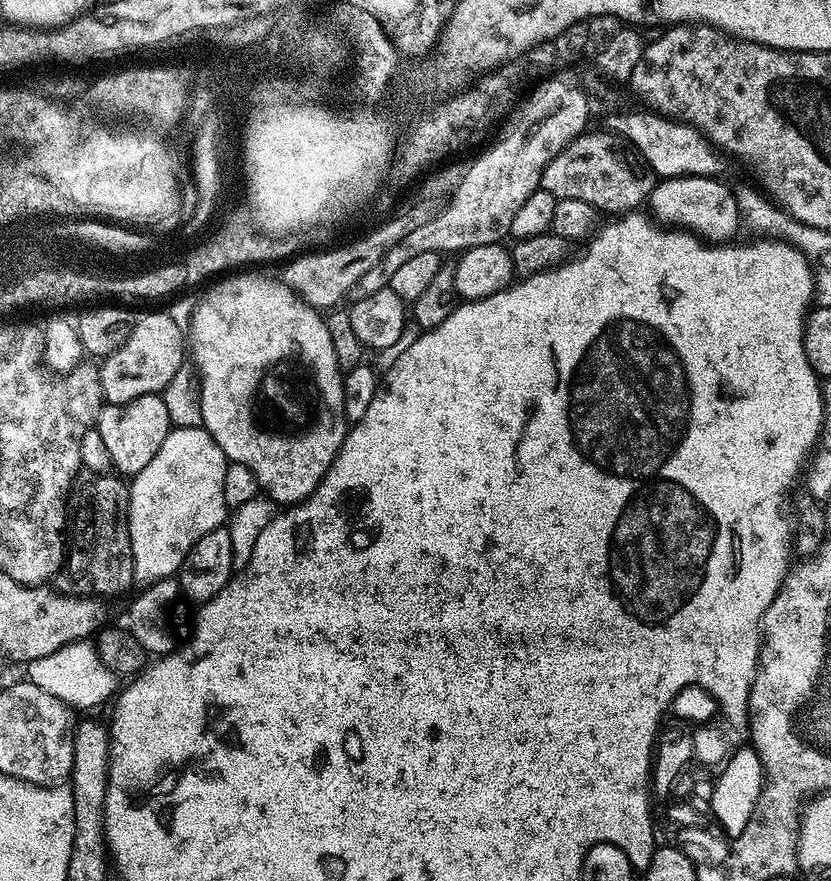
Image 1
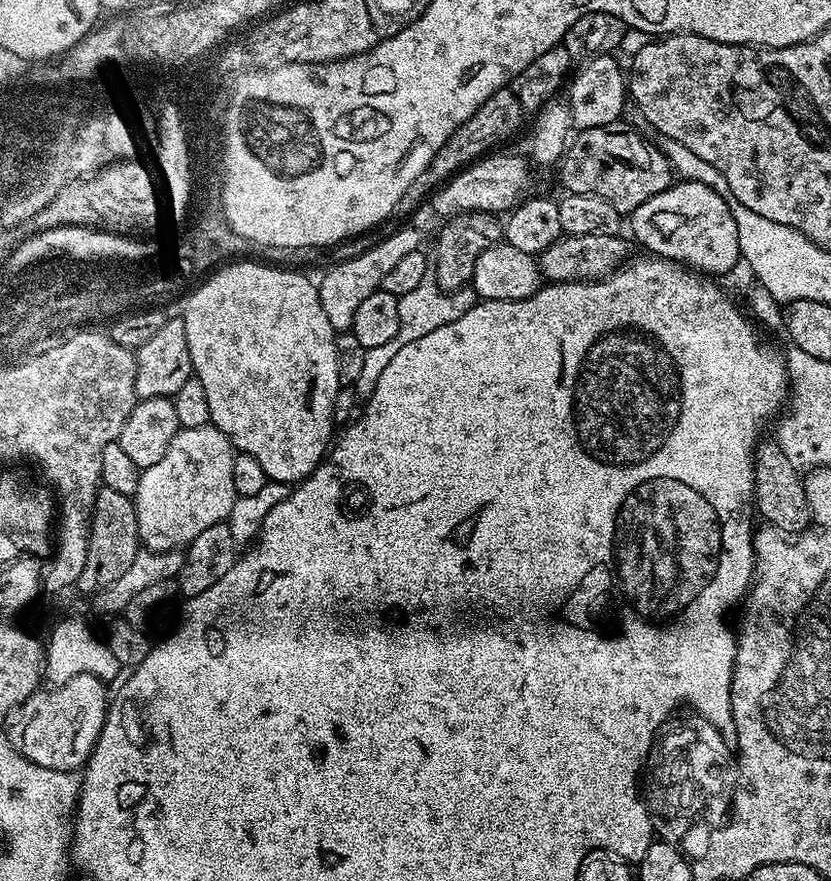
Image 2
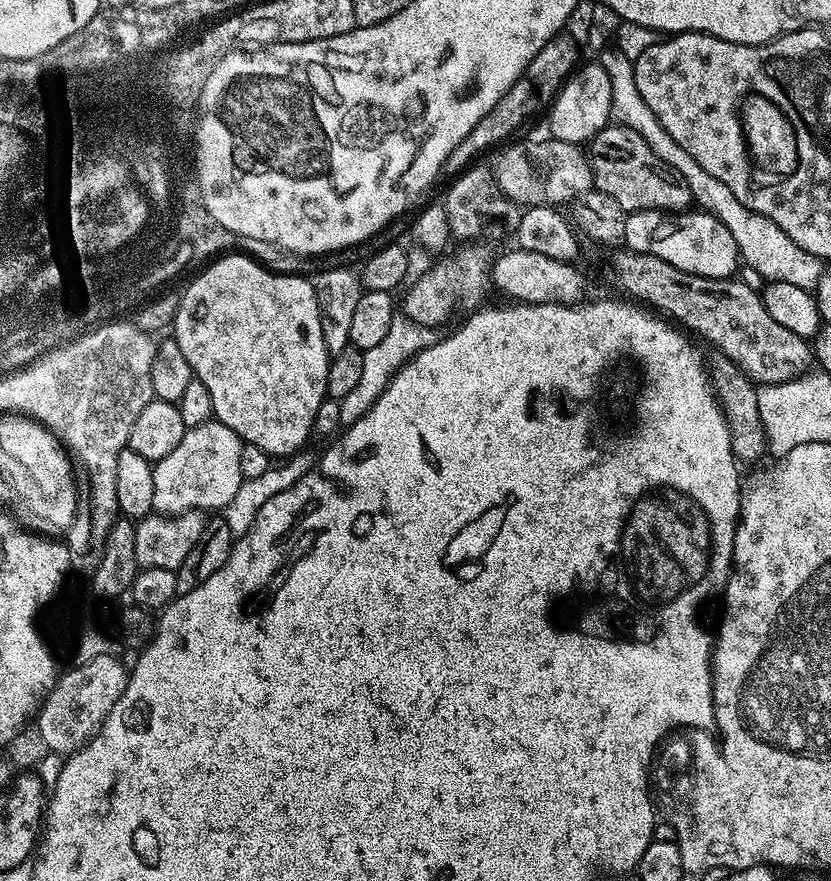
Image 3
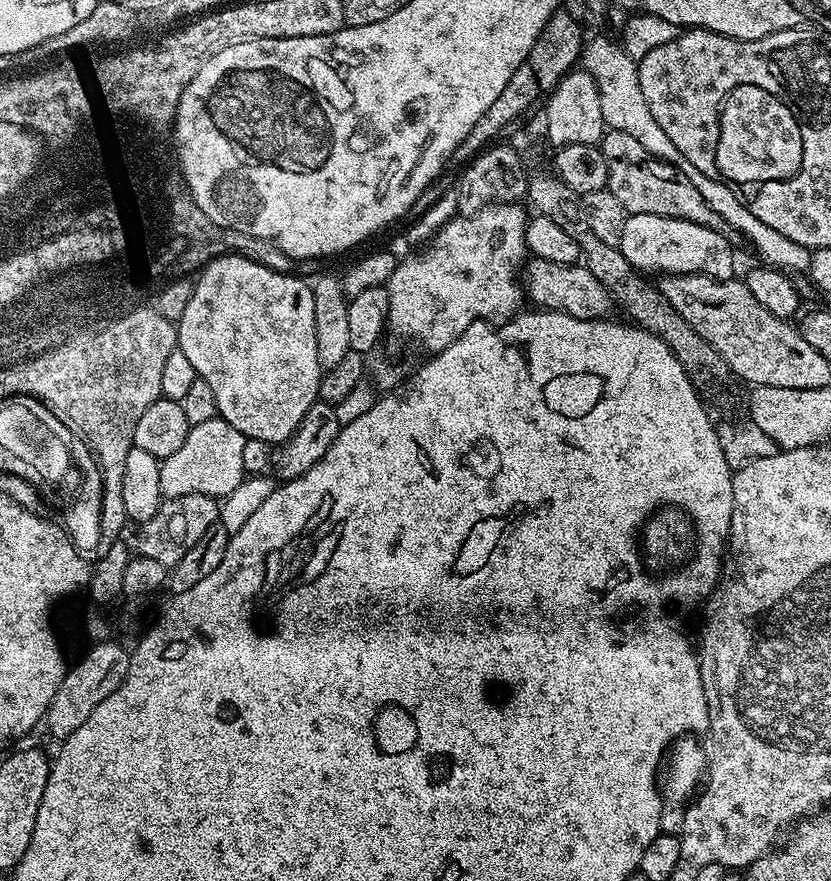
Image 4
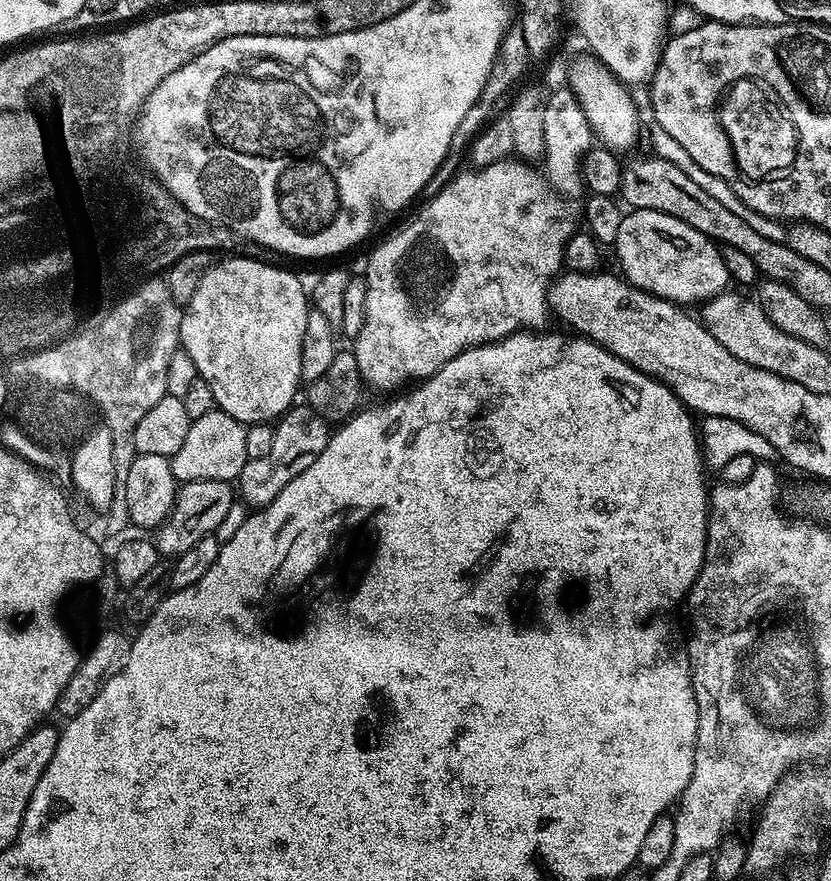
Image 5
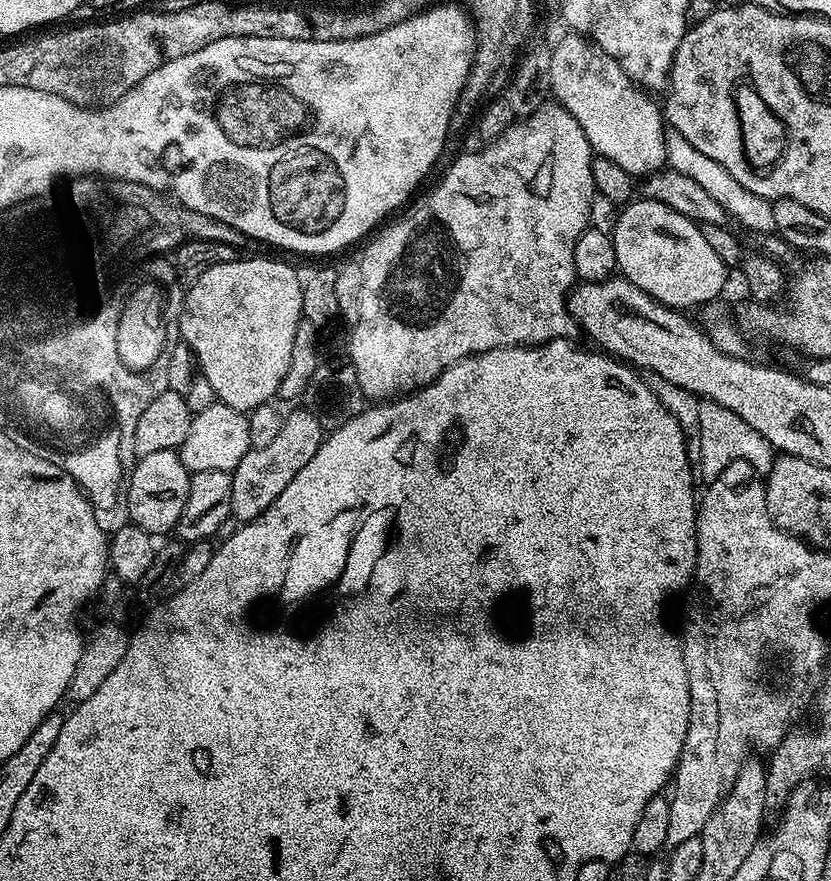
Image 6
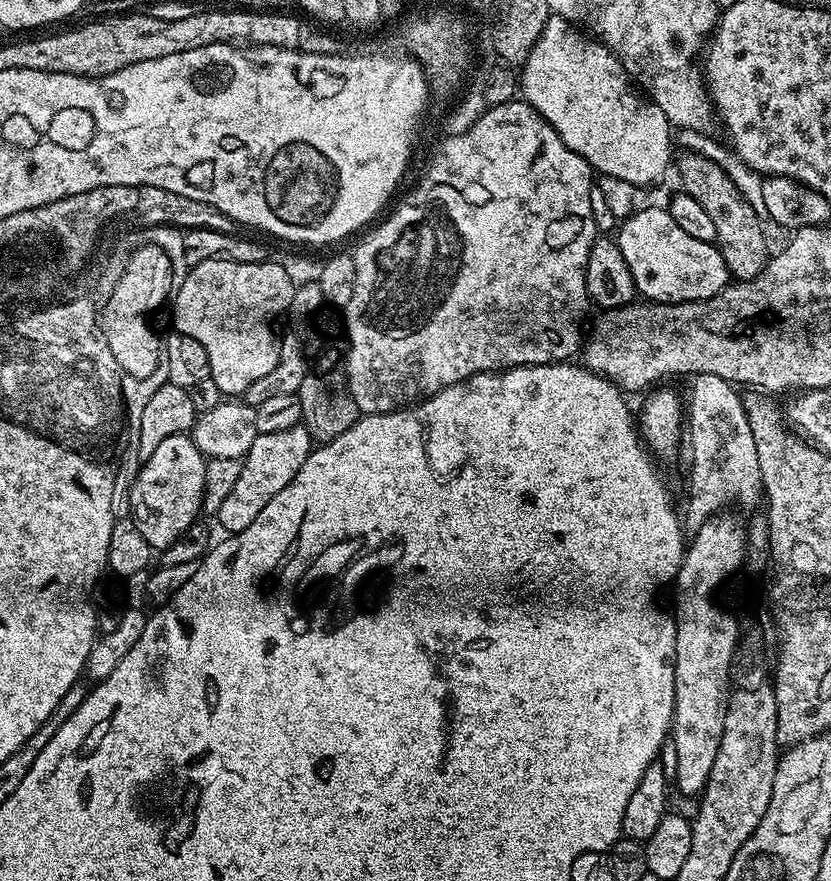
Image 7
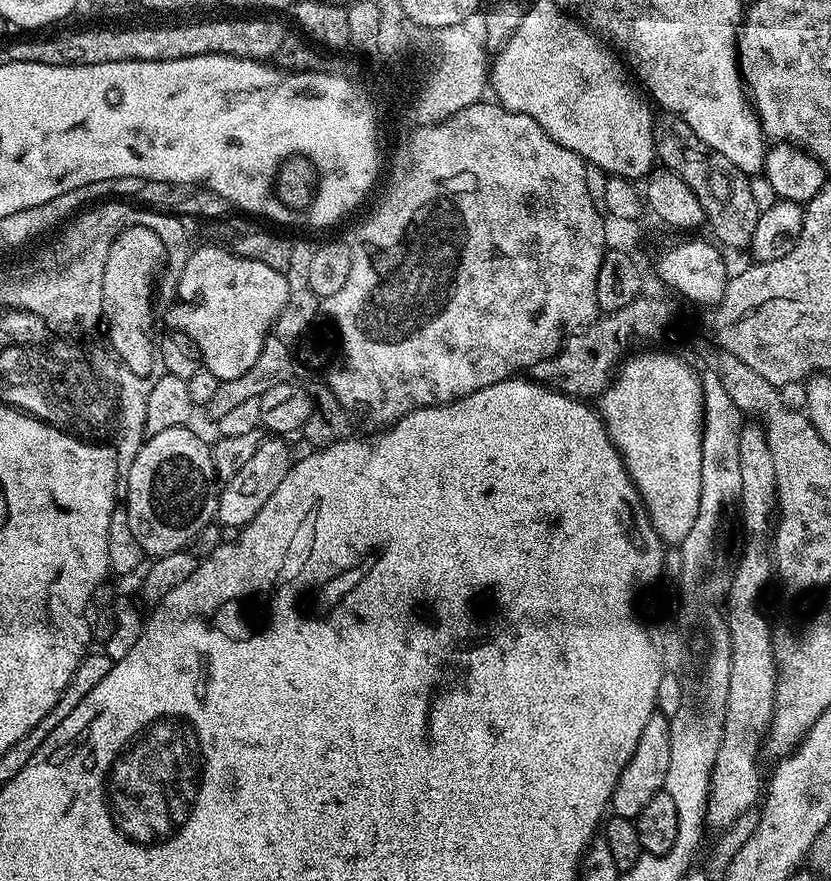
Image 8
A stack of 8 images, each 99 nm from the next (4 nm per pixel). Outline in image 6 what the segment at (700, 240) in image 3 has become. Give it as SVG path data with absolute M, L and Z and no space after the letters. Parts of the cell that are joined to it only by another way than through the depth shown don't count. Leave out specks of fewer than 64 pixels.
M636 198L623 205L616 218L616 227L610 235L614 242L619 275L653 296L658 303L665 304L667 308L689 310L695 304L707 306L713 303L717 299L716 295L724 288L724 279L730 276L722 258L718 258L710 242L706 242L701 225L657 200Z

